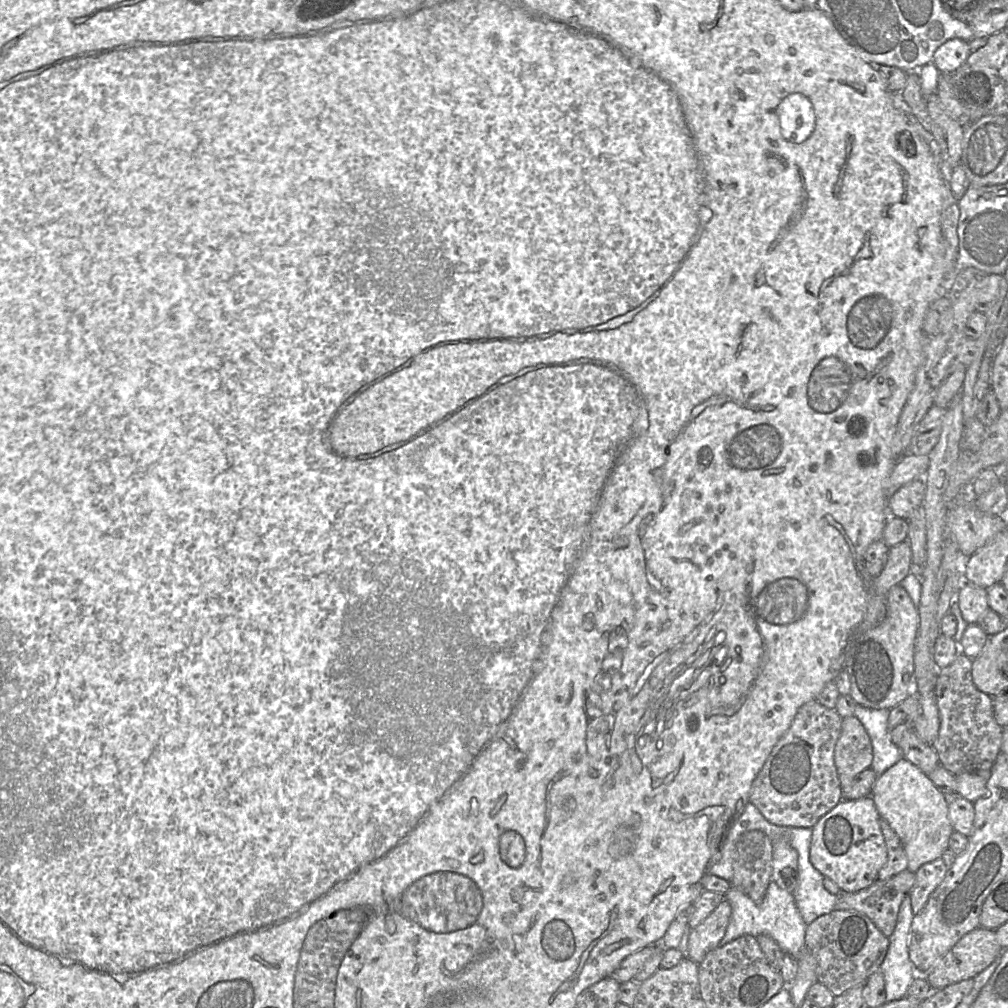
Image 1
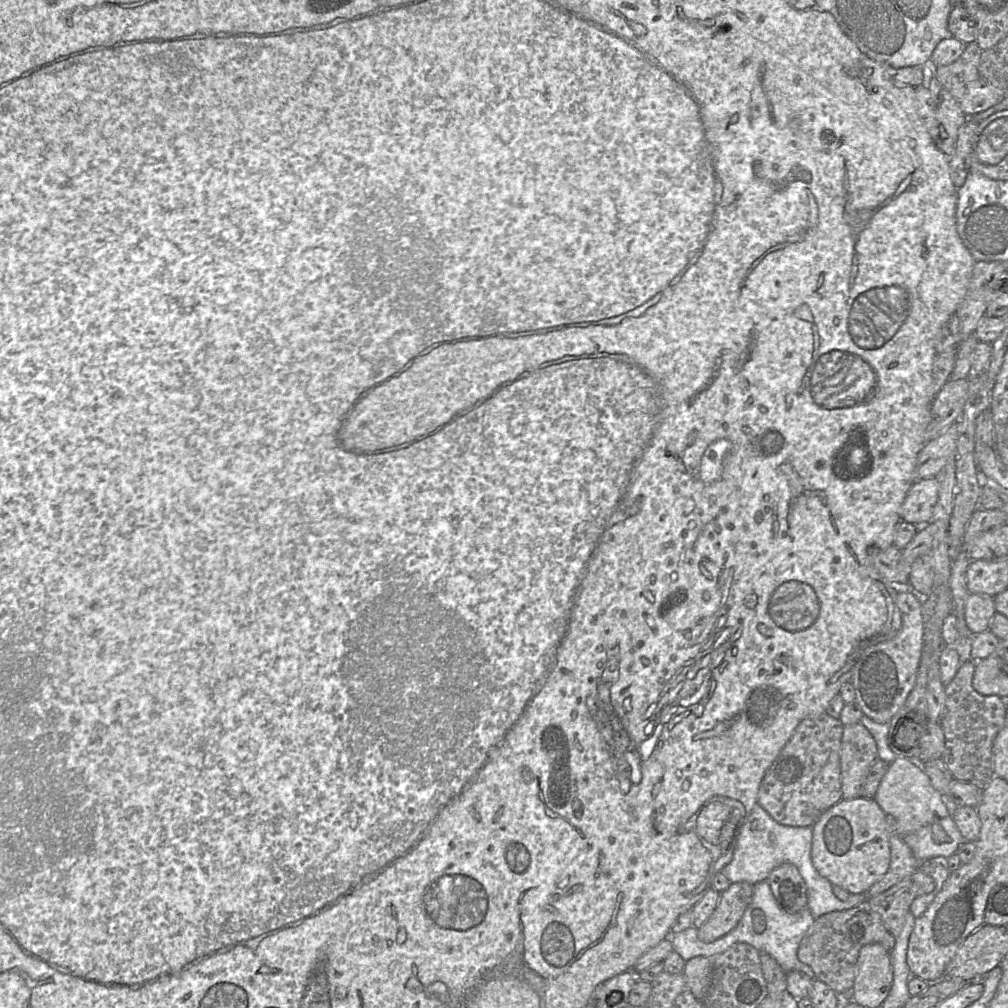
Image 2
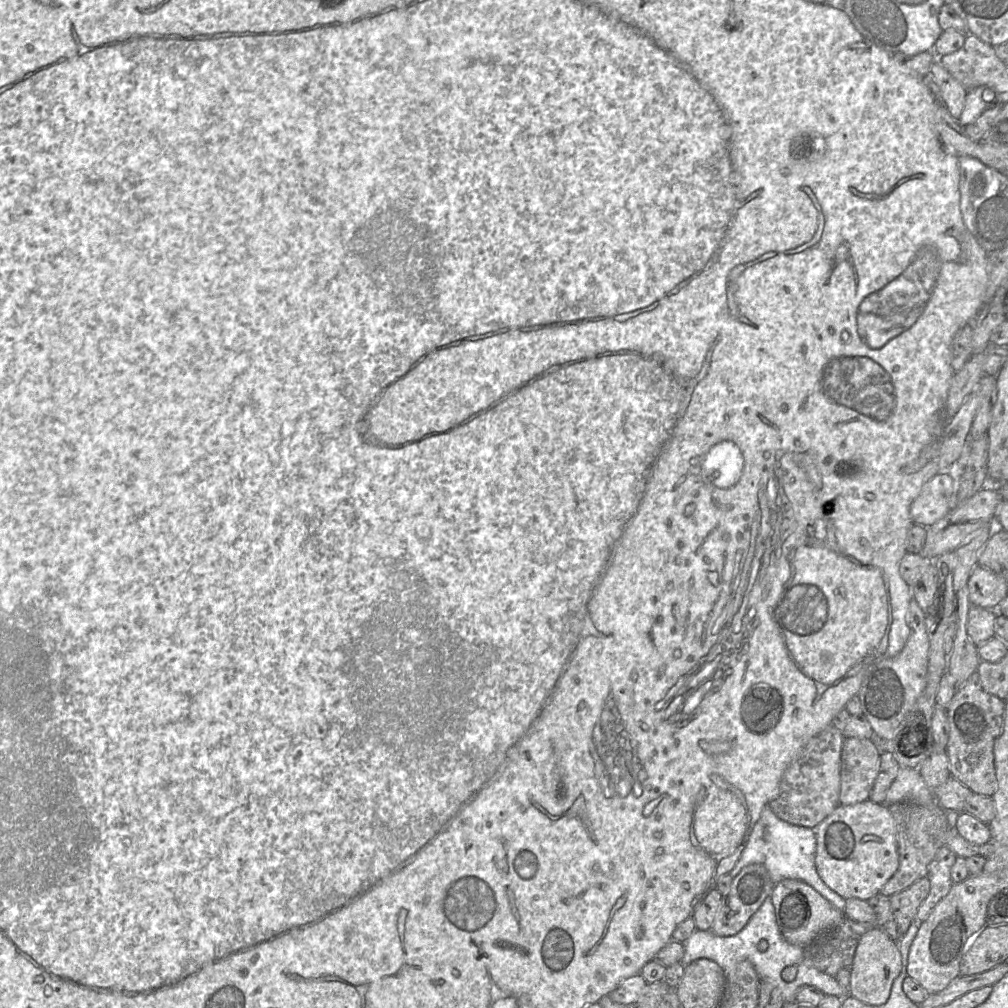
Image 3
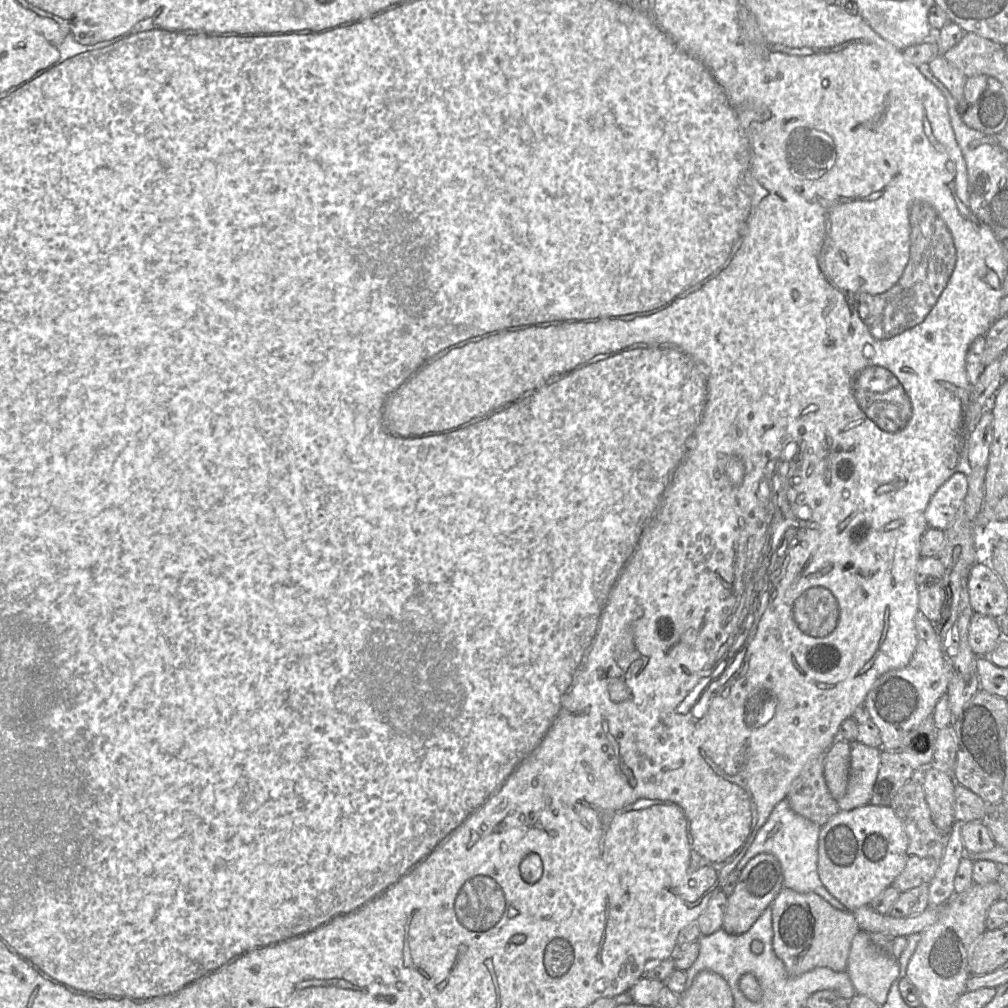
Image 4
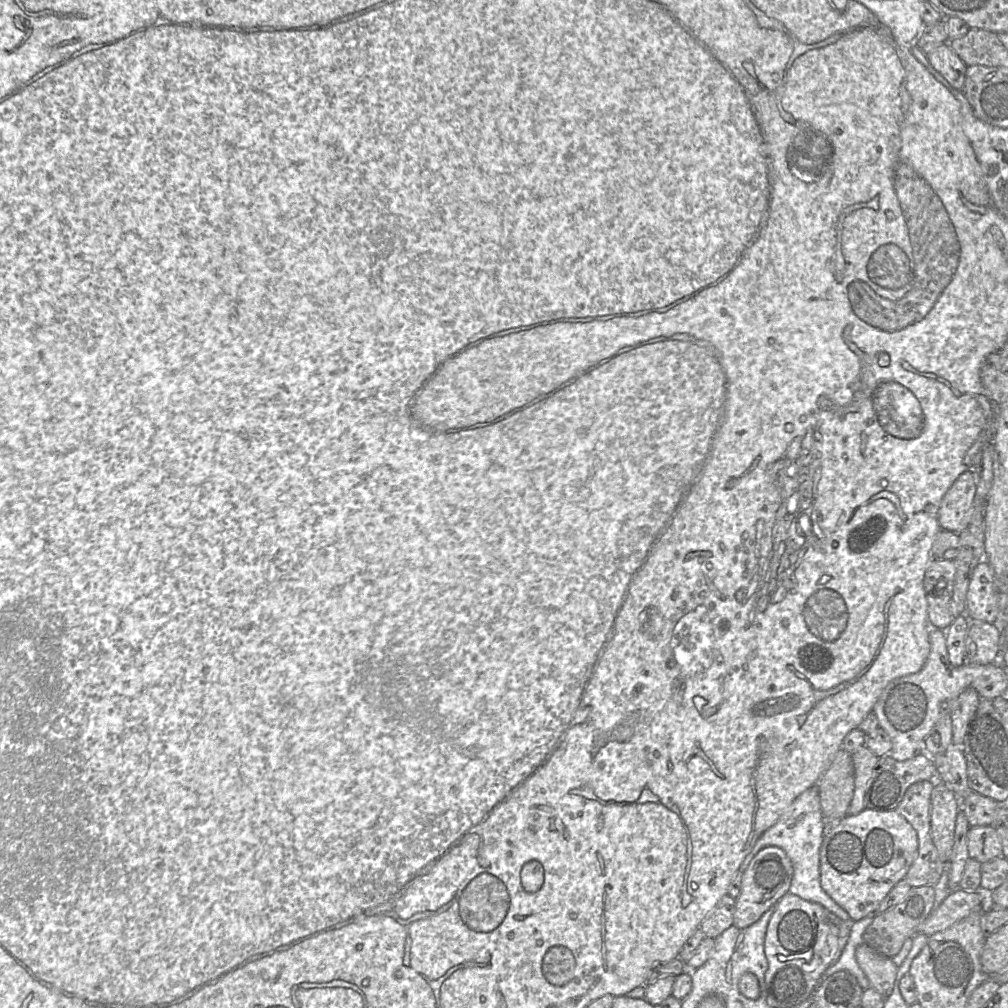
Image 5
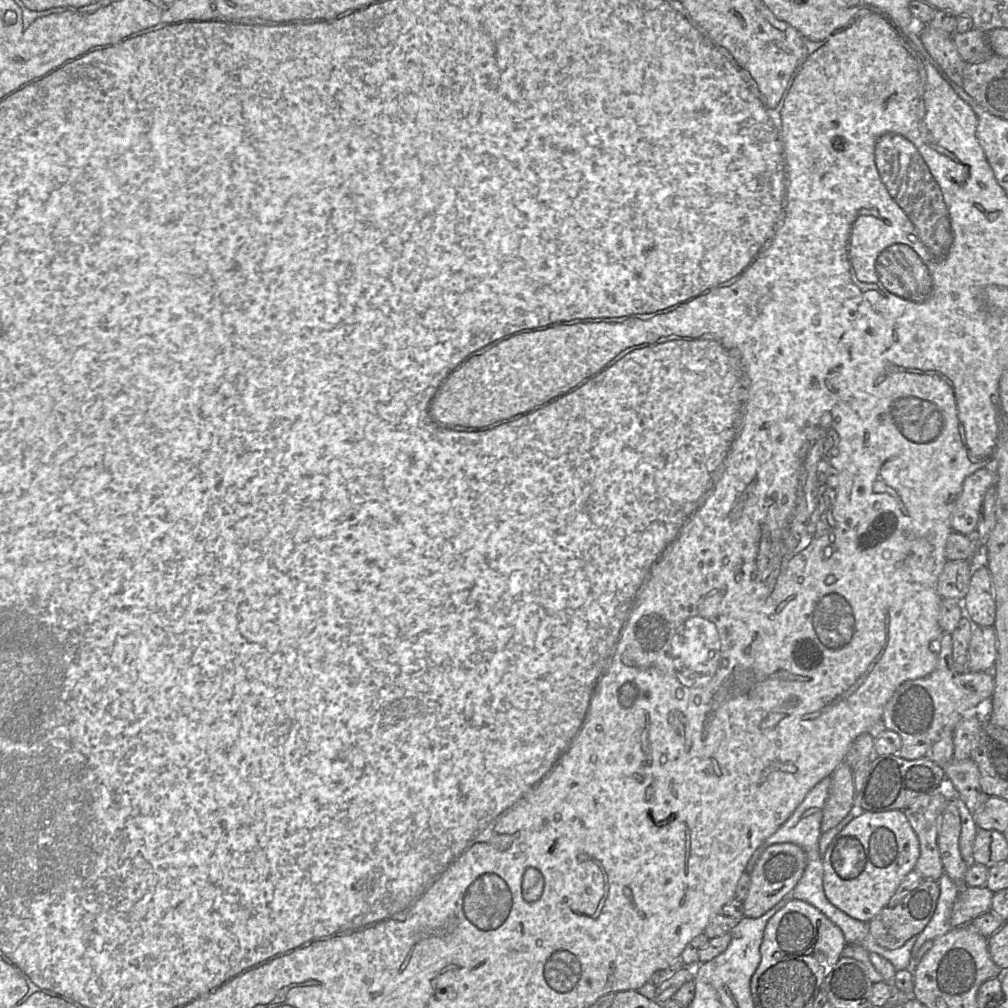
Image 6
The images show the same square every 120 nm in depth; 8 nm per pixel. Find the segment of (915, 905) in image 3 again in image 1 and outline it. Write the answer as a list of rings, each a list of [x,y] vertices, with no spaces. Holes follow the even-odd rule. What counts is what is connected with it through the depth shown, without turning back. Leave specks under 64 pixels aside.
[[[905,869],[887,880],[875,880],[869,887],[855,893],[848,893],[841,890],[837,895],[835,910],[856,910],[868,916],[876,927],[886,936],[893,933],[900,905],[907,894],[910,894],[914,883],[915,873]]]

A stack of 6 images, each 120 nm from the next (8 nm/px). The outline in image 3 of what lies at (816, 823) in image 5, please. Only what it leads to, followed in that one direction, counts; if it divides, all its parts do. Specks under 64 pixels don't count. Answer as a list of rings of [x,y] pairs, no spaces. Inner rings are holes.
[[[765,806],[755,823],[745,848],[735,866],[729,872],[734,878],[743,867],[750,864],[761,864],[768,871],[771,880],[776,884],[783,879],[800,880],[815,889],[835,908],[844,911],[845,900],[831,890],[820,878],[815,866],[816,837],[809,827],[793,825],[779,819],[769,806]]]

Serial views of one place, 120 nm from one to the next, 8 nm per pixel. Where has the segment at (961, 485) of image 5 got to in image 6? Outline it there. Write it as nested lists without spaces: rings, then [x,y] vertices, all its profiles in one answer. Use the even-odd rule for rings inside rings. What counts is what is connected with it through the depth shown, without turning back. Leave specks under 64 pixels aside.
[[[988,468],[977,470],[964,480],[950,516],[952,531],[965,536],[975,532],[984,496],[996,484],[997,475]]]

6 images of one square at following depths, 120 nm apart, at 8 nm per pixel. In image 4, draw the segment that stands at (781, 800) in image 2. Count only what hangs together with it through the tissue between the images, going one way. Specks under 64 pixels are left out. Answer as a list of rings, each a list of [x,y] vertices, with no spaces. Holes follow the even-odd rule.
[[[825,754],[810,759],[792,782],[786,799],[790,808],[820,827],[838,811],[824,779]]]

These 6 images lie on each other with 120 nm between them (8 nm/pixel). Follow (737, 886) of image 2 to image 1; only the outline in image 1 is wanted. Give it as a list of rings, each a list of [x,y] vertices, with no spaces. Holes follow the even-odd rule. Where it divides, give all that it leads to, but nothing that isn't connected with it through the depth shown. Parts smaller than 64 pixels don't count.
[[[724,899],[702,923],[690,929],[689,959],[699,964],[710,951],[719,946],[725,936],[731,914],[731,905]]]

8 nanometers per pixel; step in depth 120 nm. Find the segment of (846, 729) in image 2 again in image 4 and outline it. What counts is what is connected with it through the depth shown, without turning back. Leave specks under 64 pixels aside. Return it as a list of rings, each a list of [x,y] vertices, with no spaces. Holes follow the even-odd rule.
[[[858,741],[850,745],[850,768],[845,795],[839,799],[839,810],[850,811],[870,802],[880,764],[880,748]]]

